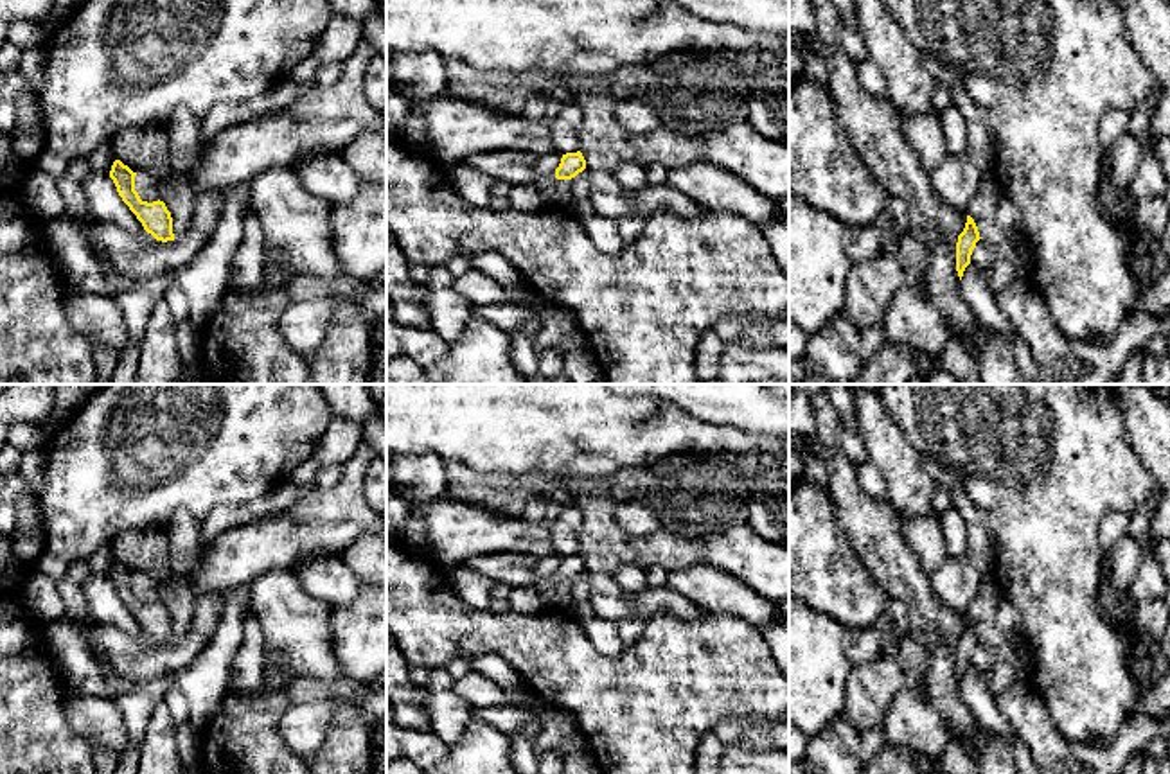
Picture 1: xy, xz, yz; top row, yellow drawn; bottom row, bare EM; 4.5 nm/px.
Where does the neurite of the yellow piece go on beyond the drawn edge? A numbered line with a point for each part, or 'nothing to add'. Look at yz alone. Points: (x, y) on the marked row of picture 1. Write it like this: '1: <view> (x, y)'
nothing to add

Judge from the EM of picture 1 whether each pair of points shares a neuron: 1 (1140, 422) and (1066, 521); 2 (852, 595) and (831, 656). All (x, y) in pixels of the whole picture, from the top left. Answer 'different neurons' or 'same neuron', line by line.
1: different neurons
2: different neurons

